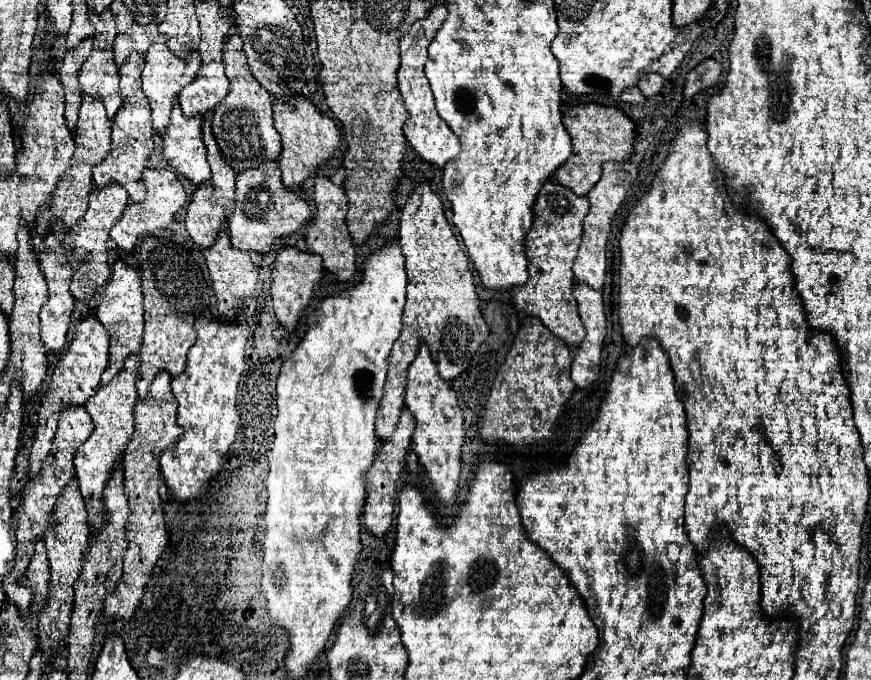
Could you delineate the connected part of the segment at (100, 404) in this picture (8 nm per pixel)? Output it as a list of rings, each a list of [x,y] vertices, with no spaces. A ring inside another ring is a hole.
[[[129,356],[129,360],[125,360],[123,370],[105,386],[101,386],[97,390],[95,396],[91,396],[85,404],[85,410],[89,412],[95,430],[89,436],[89,440],[77,450],[75,454],[75,470],[77,470],[77,482],[79,482],[79,490],[83,494],[85,500],[85,508],[87,508],[87,524],[89,524],[89,532],[95,536],[97,532],[101,532],[101,528],[105,528],[107,520],[109,520],[109,512],[105,512],[105,504],[103,504],[103,490],[105,484],[109,482],[109,474],[113,470],[117,470],[117,466],[123,462],[123,454],[125,448],[133,436],[135,430],[135,418],[133,418],[133,408],[137,402],[137,388],[135,388],[135,380],[139,374],[139,356]]]

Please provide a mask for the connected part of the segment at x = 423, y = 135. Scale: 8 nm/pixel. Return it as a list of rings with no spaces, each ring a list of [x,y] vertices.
[[[433,6],[431,14],[423,20],[417,20],[411,30],[401,38],[401,68],[397,72],[399,76],[399,90],[405,102],[407,112],[411,114],[407,120],[407,126],[403,128],[409,144],[413,146],[413,150],[425,158],[427,162],[443,168],[449,160],[453,160],[459,154],[459,138],[451,132],[451,128],[445,124],[445,120],[439,118],[437,110],[435,110],[435,102],[433,102],[433,94],[431,94],[431,86],[425,78],[425,62],[427,62],[427,46],[431,44],[433,36],[437,34],[437,30],[441,28],[441,24],[445,22],[449,10],[447,6]]]

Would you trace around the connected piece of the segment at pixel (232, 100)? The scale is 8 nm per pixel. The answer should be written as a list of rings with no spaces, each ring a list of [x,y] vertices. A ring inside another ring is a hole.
[[[239,34],[227,36],[223,46],[223,64],[225,64],[225,74],[231,80],[231,88],[213,114],[211,130],[219,148],[223,150],[225,162],[235,172],[241,172],[255,164],[279,160],[281,136],[273,126],[273,98],[251,74],[243,52],[243,40],[239,38]]]

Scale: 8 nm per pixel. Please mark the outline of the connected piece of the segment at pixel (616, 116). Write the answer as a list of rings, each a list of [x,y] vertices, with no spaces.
[[[595,102],[571,106],[571,110],[563,116],[563,126],[573,140],[573,154],[555,170],[555,178],[561,186],[573,190],[577,196],[585,196],[597,184],[605,162],[621,162],[633,156],[635,124],[617,106],[601,106]]]

